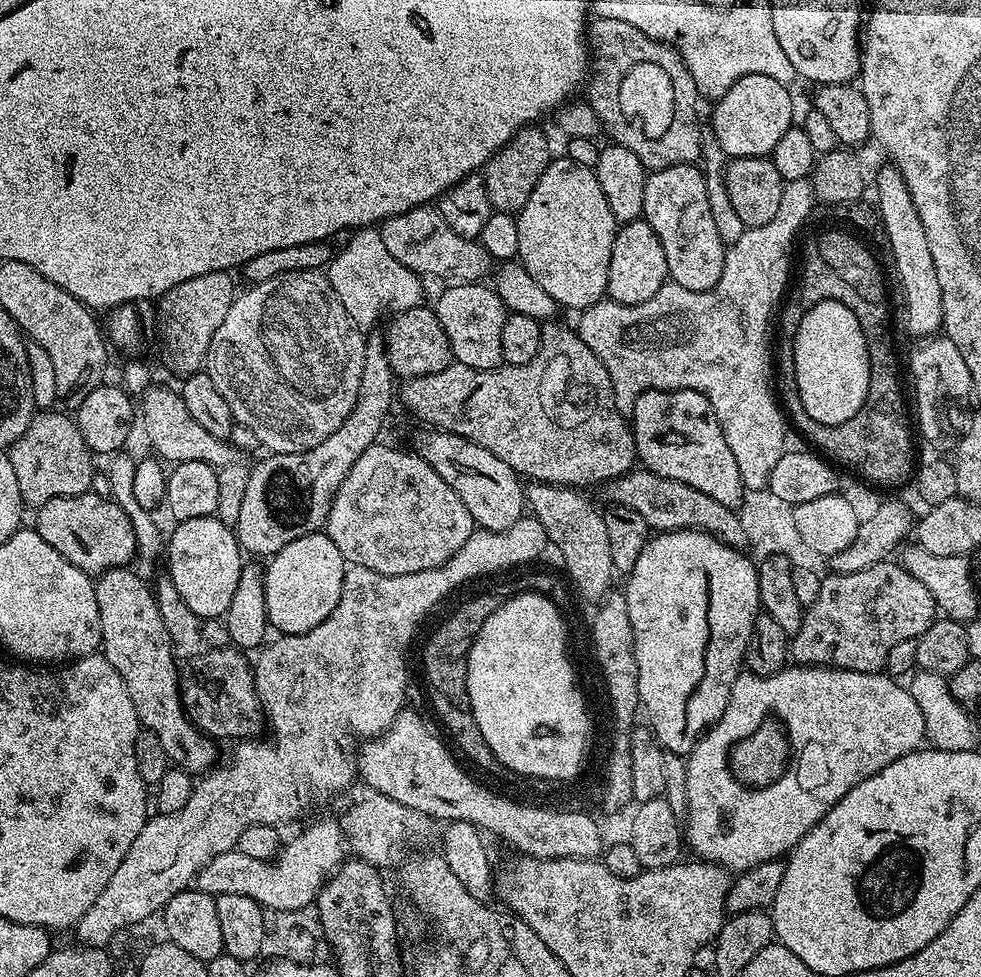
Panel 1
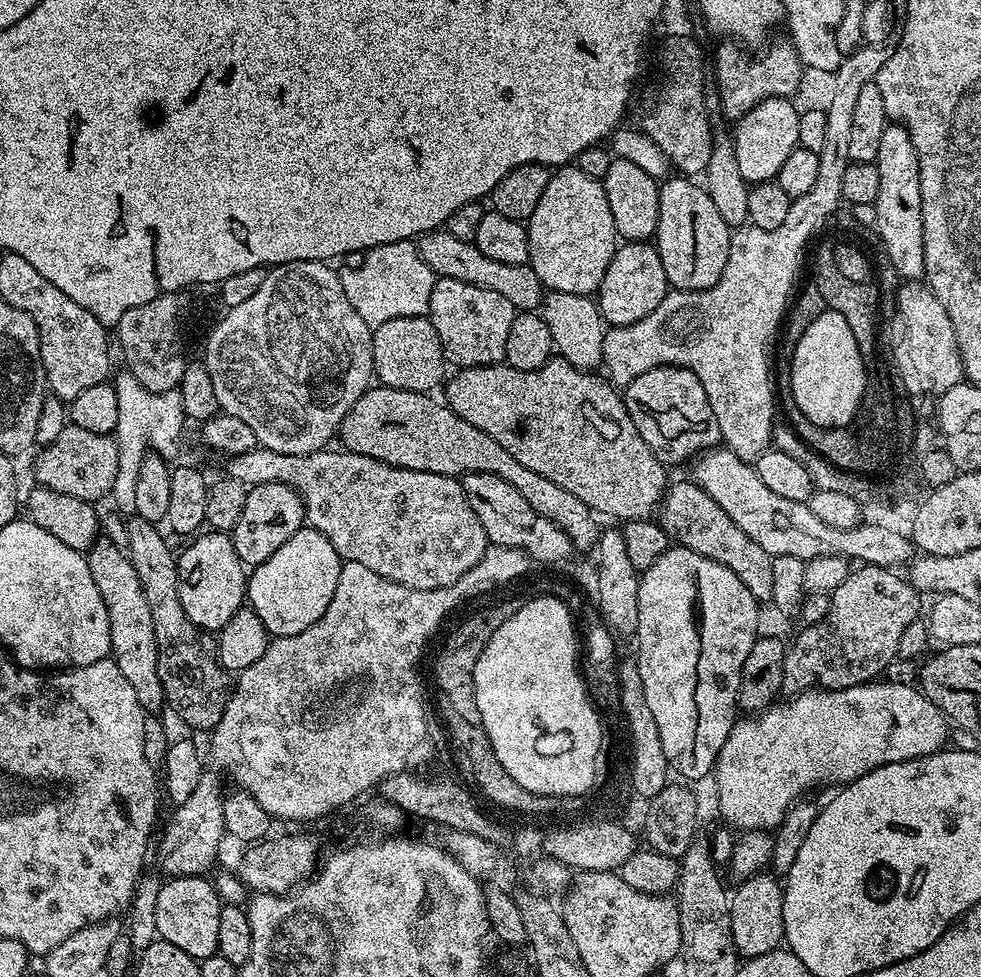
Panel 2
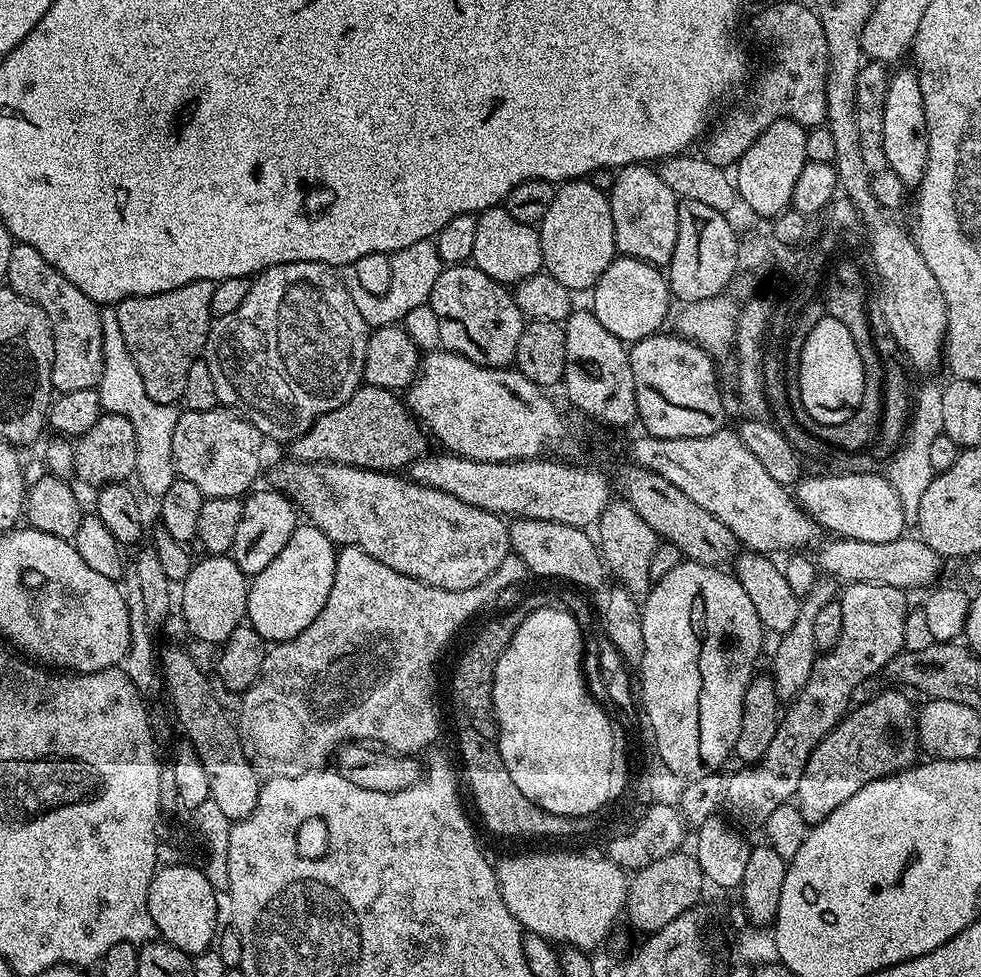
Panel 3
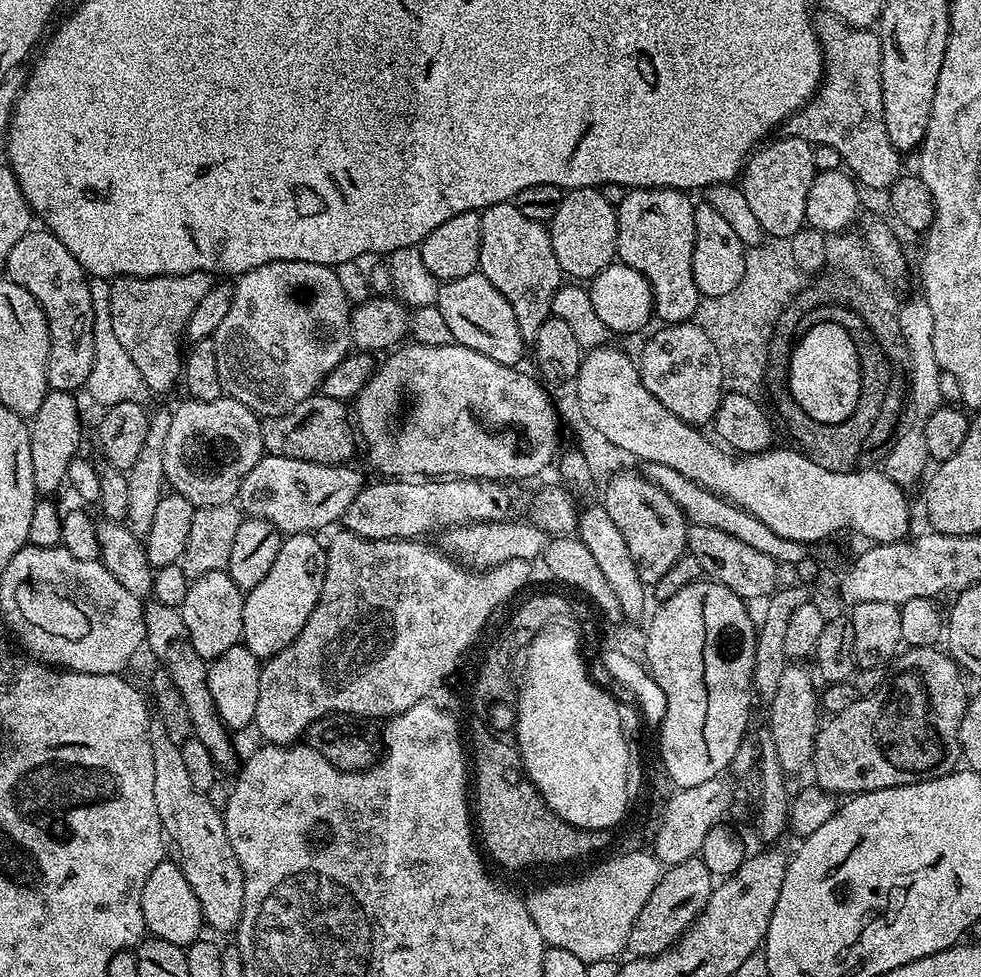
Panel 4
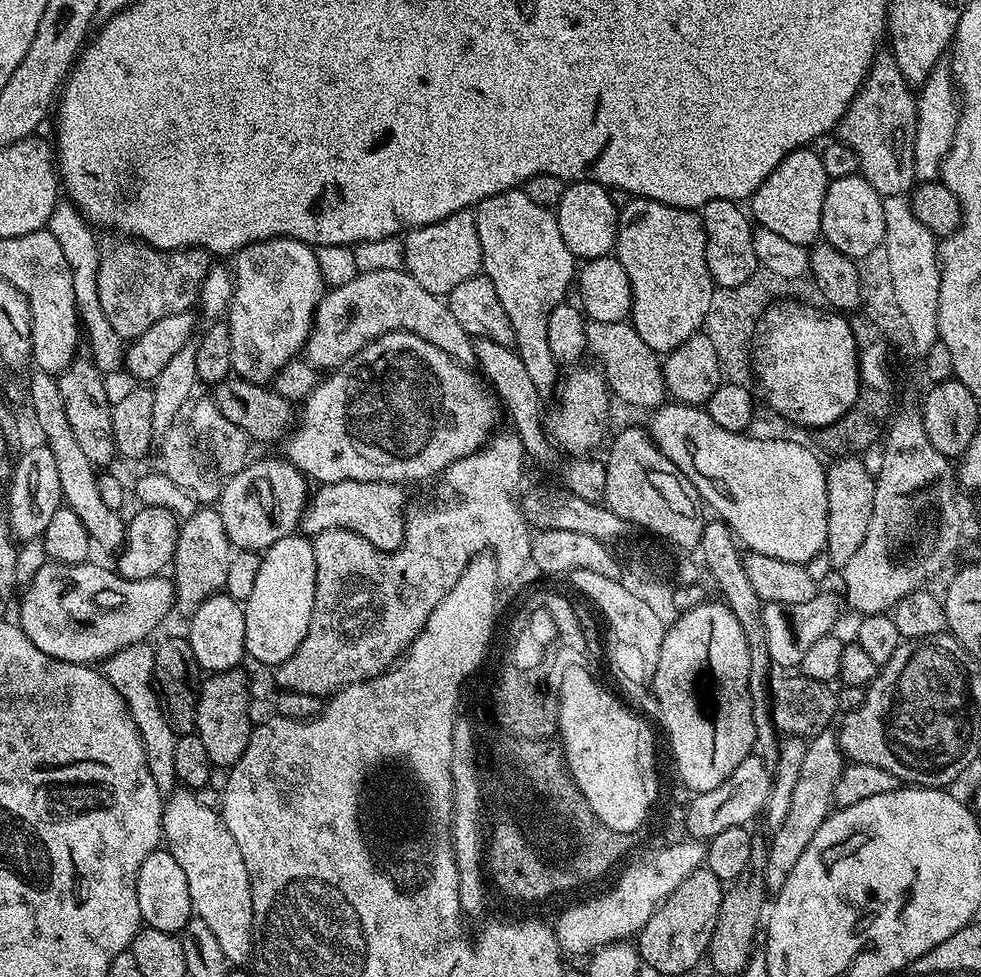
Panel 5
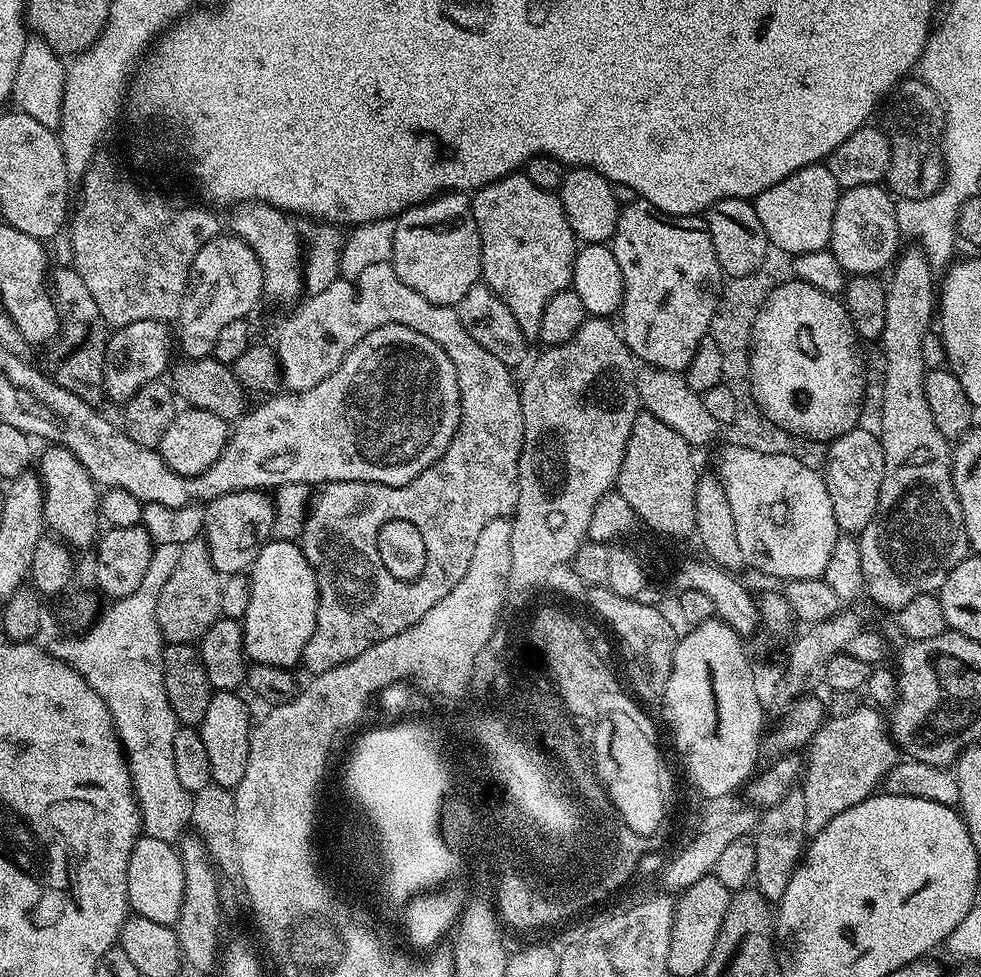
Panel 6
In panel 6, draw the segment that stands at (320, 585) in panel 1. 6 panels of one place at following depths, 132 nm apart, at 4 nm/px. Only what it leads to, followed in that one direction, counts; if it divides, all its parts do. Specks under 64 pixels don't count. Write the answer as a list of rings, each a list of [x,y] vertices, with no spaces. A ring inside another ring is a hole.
[[[269,539],[263,545],[258,554],[258,558],[253,562],[250,569],[250,579],[252,581],[252,589],[250,590],[250,610],[246,610],[242,627],[244,630],[244,650],[249,661],[258,664],[269,664],[270,666],[278,666],[289,670],[295,669],[295,664],[299,665],[304,658],[304,647],[306,642],[310,642],[310,634],[314,634],[314,626],[316,625],[316,611],[318,610],[318,586],[316,585],[316,575],[310,566],[310,562],[304,557],[304,552],[300,549],[299,543],[291,540]]]

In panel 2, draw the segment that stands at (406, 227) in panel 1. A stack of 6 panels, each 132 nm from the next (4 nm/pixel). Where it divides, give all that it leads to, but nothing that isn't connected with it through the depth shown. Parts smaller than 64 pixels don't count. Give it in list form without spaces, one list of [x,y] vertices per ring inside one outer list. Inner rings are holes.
[[[447,230],[425,232],[419,237],[418,247],[420,256],[435,272],[437,277],[449,276],[458,278],[464,282],[470,282],[474,286],[482,286],[486,290],[494,290],[502,294],[502,298],[510,298],[514,307],[522,312],[535,312],[541,307],[546,296],[546,289],[541,284],[538,274],[528,264],[511,264],[510,262],[494,262],[494,258],[486,258],[482,250],[471,240],[454,238]]]

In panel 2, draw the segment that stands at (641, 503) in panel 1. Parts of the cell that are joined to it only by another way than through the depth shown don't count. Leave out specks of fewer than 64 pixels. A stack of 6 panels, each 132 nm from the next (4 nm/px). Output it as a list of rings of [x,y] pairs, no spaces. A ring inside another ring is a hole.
[[[685,478],[677,482],[669,483],[664,499],[660,501],[658,509],[658,523],[666,530],[666,534],[679,547],[694,550],[694,554],[702,554],[738,574],[742,586],[754,594],[757,602],[771,601],[774,589],[772,556],[750,538],[738,525],[730,519],[730,514],[706,494],[691,479]]]

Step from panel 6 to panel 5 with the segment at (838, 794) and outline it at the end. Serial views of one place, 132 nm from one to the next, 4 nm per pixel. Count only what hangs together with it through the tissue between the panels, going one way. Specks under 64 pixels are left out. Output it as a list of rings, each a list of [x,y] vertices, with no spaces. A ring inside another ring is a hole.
[[[835,731],[818,733],[807,741],[807,746],[806,758],[802,758],[802,774],[794,785],[794,798],[790,802],[790,811],[786,813],[786,822],[775,829],[768,846],[765,882],[772,890],[779,890],[786,878],[790,878],[790,870],[794,870],[798,858],[802,858],[802,850],[810,846],[810,838],[814,838],[818,826],[822,826],[824,819],[833,811],[836,783],[846,767],[846,757],[840,751],[840,741]]]

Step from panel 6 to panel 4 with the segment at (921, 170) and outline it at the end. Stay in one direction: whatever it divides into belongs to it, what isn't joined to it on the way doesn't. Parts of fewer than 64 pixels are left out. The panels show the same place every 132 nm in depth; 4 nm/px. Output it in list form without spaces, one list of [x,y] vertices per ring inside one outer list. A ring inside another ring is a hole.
[[[819,9],[813,17],[813,28],[820,38],[820,48],[824,51],[824,75],[815,96],[805,108],[795,112],[789,120],[784,121],[782,132],[785,136],[800,136],[809,144],[829,143],[828,108],[834,108],[834,137],[832,143],[838,150],[843,167],[865,189],[891,189],[892,183],[902,175],[900,160],[902,153],[890,142],[890,134],[886,132],[886,114],[882,110],[882,46],[880,37],[872,28],[854,28],[842,22],[836,14]]]

